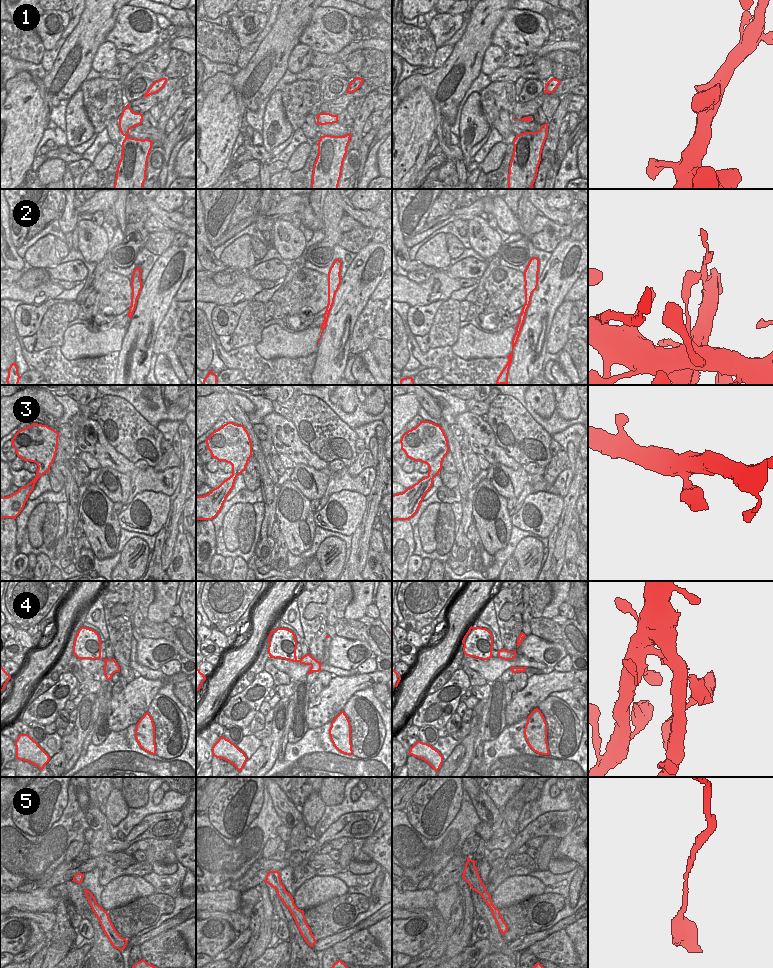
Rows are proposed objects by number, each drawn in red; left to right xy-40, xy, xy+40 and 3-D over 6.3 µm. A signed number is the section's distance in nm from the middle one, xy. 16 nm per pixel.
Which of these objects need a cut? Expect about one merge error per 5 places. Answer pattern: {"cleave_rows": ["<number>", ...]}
{"cleave_rows": ["2"]}

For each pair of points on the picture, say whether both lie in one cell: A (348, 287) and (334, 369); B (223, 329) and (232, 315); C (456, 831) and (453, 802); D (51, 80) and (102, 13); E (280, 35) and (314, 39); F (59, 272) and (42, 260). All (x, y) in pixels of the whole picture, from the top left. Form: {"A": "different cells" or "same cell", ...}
{"A": "same cell", "B": "same cell", "C": "different cells", "D": "same cell", "E": "different cells", "F": "different cells"}

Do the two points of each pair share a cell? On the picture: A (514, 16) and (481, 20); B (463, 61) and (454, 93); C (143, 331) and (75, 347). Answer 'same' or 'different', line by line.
A: different
B: same
C: different

